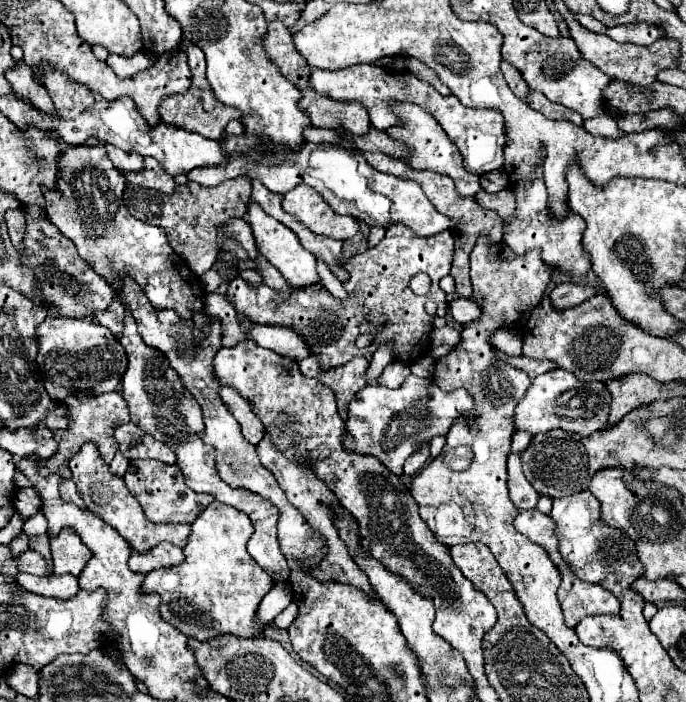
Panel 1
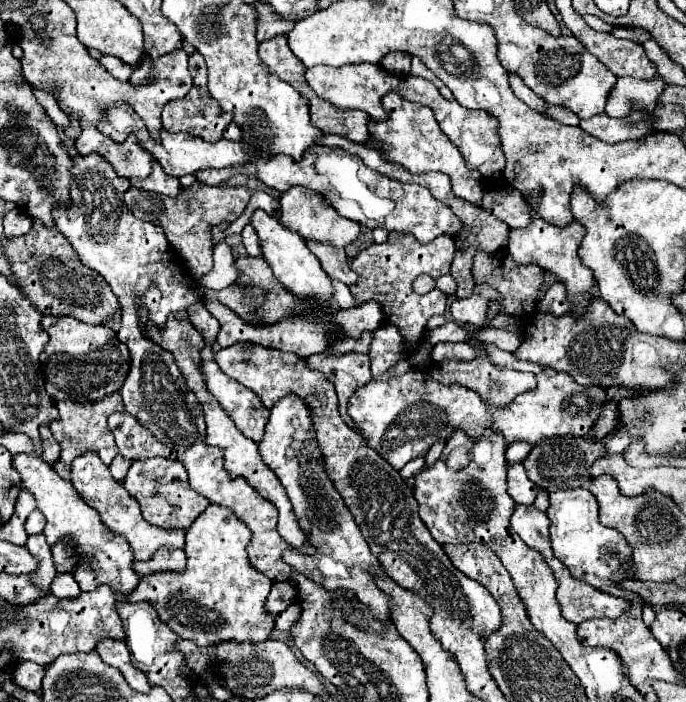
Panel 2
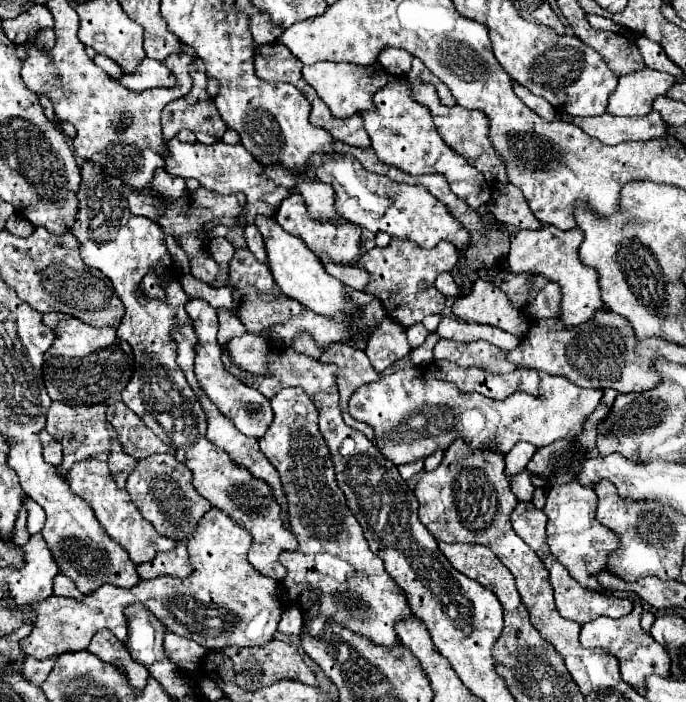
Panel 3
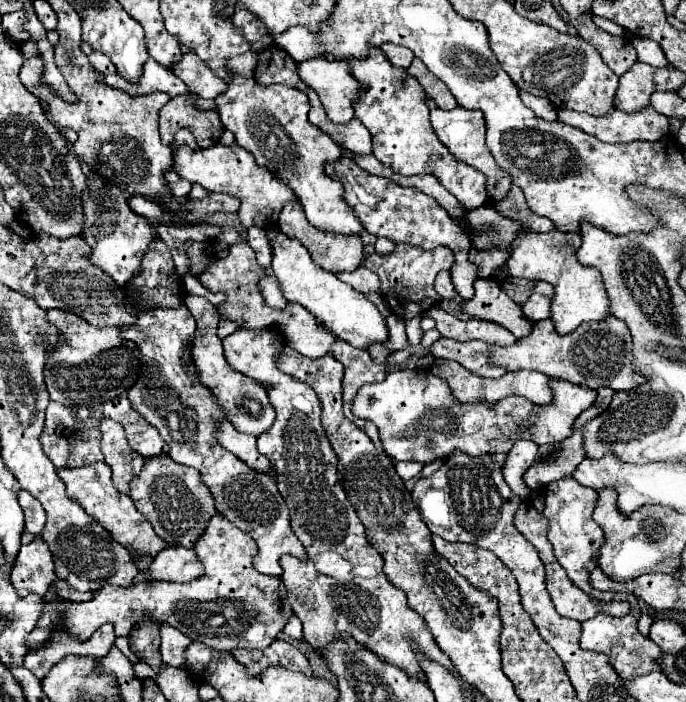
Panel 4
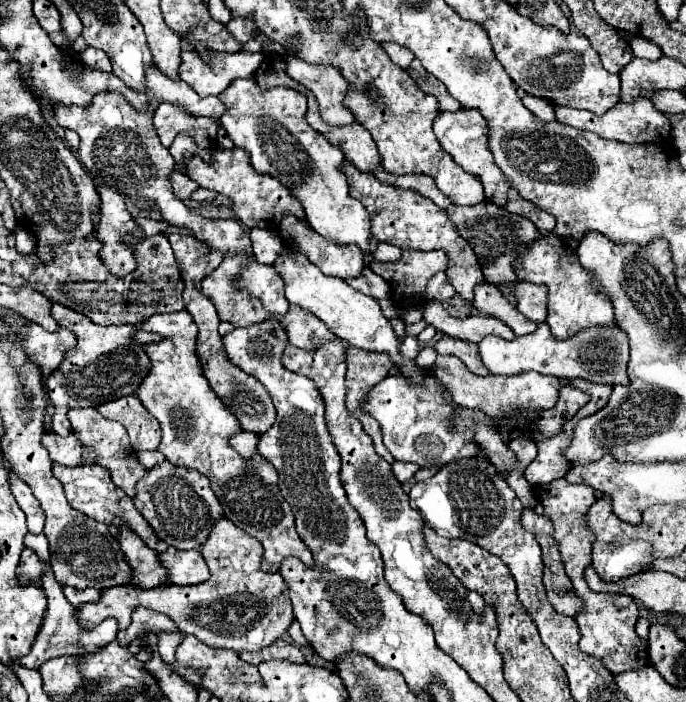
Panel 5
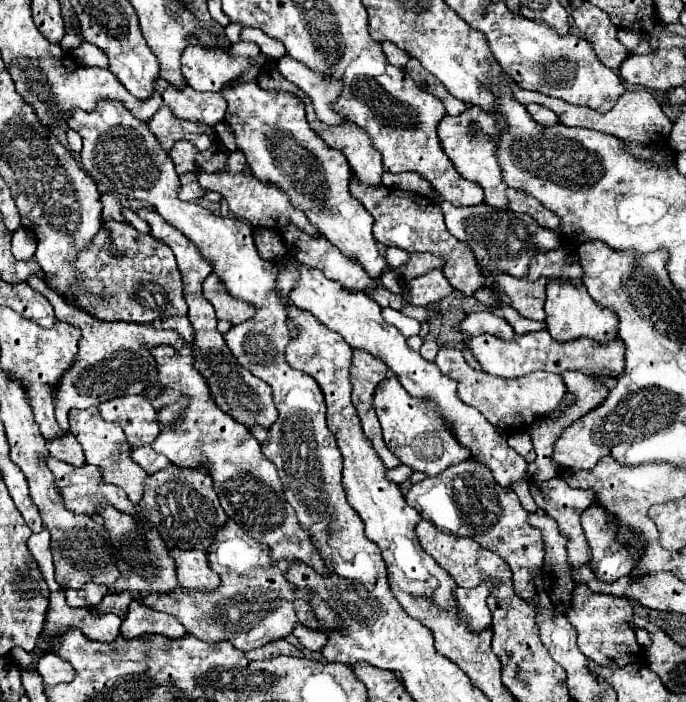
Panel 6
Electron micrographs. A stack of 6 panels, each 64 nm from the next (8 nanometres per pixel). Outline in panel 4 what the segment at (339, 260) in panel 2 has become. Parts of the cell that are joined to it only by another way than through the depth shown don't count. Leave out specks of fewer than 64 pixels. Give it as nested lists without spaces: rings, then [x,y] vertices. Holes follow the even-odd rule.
[[[360,266],[354,274],[352,272],[344,272],[344,274],[336,274],[342,282],[350,284],[354,290],[362,292],[362,294],[370,294],[370,292],[380,292],[380,282],[378,276],[374,276],[374,272],[370,272],[368,268]]]

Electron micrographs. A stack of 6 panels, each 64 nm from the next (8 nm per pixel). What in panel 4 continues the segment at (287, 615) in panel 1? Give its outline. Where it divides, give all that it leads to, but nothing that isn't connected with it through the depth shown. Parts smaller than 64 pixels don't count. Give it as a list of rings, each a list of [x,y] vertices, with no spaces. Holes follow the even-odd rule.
[[[292,616],[288,620],[288,624],[284,626],[284,634],[294,638],[294,640],[298,640],[298,642],[302,642],[302,622],[296,616]]]

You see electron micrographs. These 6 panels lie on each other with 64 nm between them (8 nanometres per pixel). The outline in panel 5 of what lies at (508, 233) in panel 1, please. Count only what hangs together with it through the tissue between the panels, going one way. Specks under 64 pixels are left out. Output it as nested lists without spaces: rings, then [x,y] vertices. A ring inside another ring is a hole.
[[[554,232],[546,234],[544,240],[538,240],[522,254],[522,266],[518,268],[518,276],[526,282],[542,282],[548,286],[548,318],[546,324],[552,330],[552,336],[558,340],[566,340],[580,330],[586,328],[610,328],[616,324],[614,308],[610,300],[592,288],[592,274],[584,270],[578,262],[576,252],[578,242],[570,238],[560,238]]]

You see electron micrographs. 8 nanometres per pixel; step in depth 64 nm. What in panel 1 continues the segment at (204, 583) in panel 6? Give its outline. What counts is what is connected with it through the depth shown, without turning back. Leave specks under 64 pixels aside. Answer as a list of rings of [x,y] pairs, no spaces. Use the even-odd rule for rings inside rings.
[[[162,542],[158,546],[154,546],[150,552],[146,554],[138,554],[132,550],[130,556],[130,570],[132,572],[140,572],[140,574],[148,574],[152,570],[158,568],[168,568],[168,566],[178,566],[184,560],[184,552],[168,542]]]

